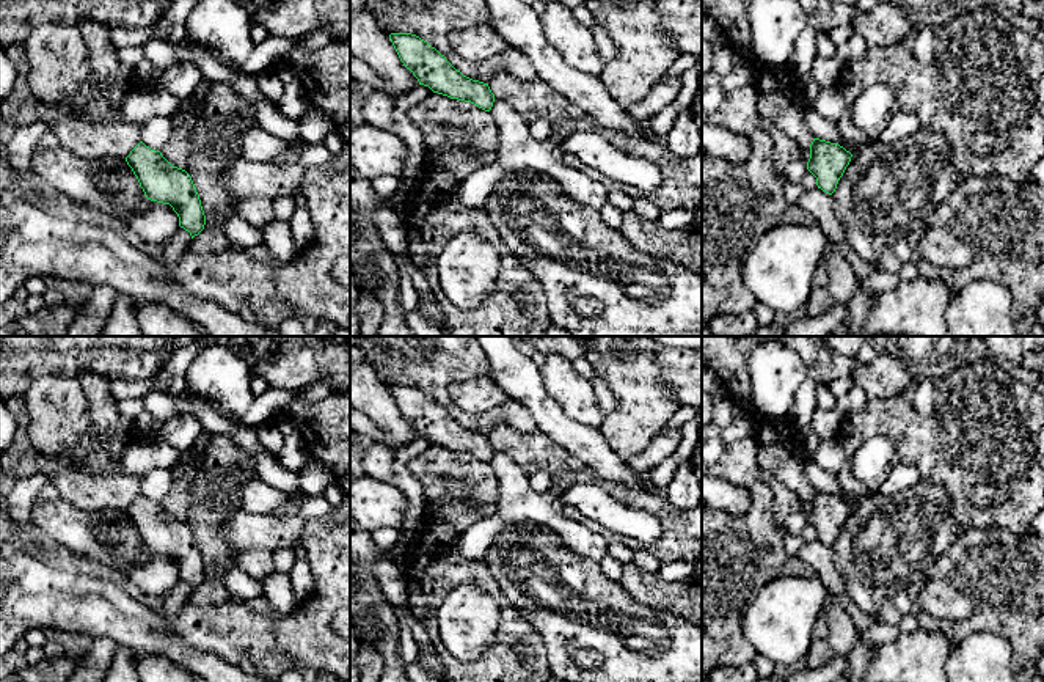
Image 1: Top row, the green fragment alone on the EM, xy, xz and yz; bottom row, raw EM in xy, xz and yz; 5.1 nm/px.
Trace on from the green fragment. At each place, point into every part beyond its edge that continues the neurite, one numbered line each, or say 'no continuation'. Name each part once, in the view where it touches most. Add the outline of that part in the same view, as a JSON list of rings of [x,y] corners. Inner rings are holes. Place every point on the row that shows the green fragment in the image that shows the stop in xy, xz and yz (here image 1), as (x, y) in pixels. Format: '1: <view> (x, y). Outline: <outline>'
no continuation

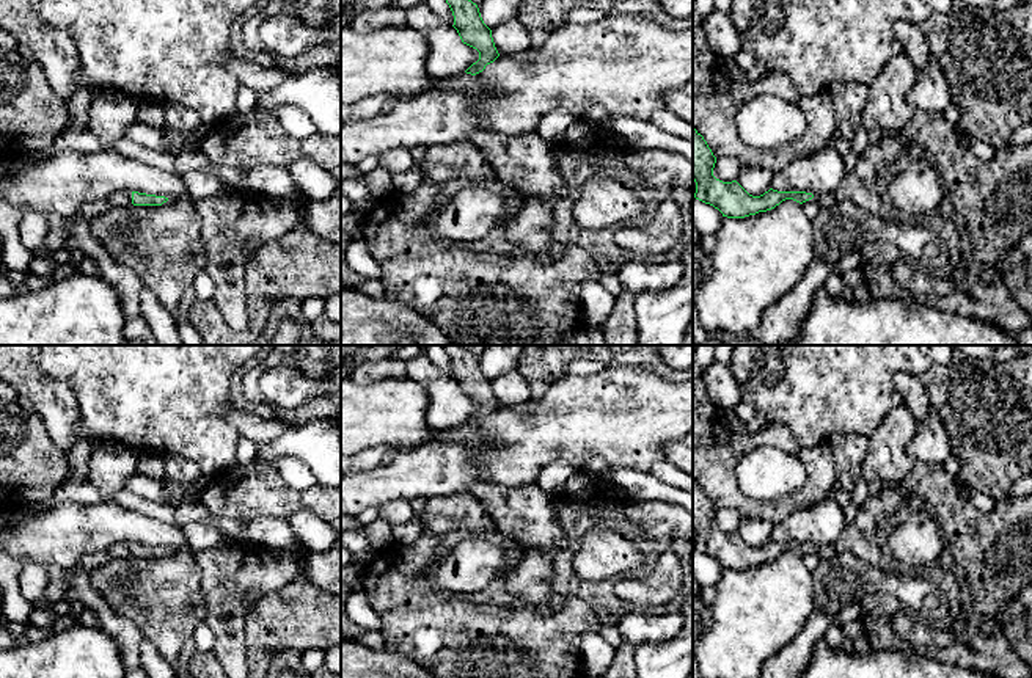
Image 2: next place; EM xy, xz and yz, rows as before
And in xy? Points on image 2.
1: xy (124, 196). Outline: [[[121,190],[110,196],[110,204],[112,206],[132,206],[132,191],[129,190]]]

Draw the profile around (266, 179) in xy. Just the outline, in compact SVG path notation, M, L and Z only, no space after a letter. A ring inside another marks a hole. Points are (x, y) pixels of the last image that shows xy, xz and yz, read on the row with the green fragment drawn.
M212 165L209 171L187 171L182 180L193 202L218 195L223 187L269 196L286 196L292 191L302 191L286 170L270 165L253 168L248 173Z

